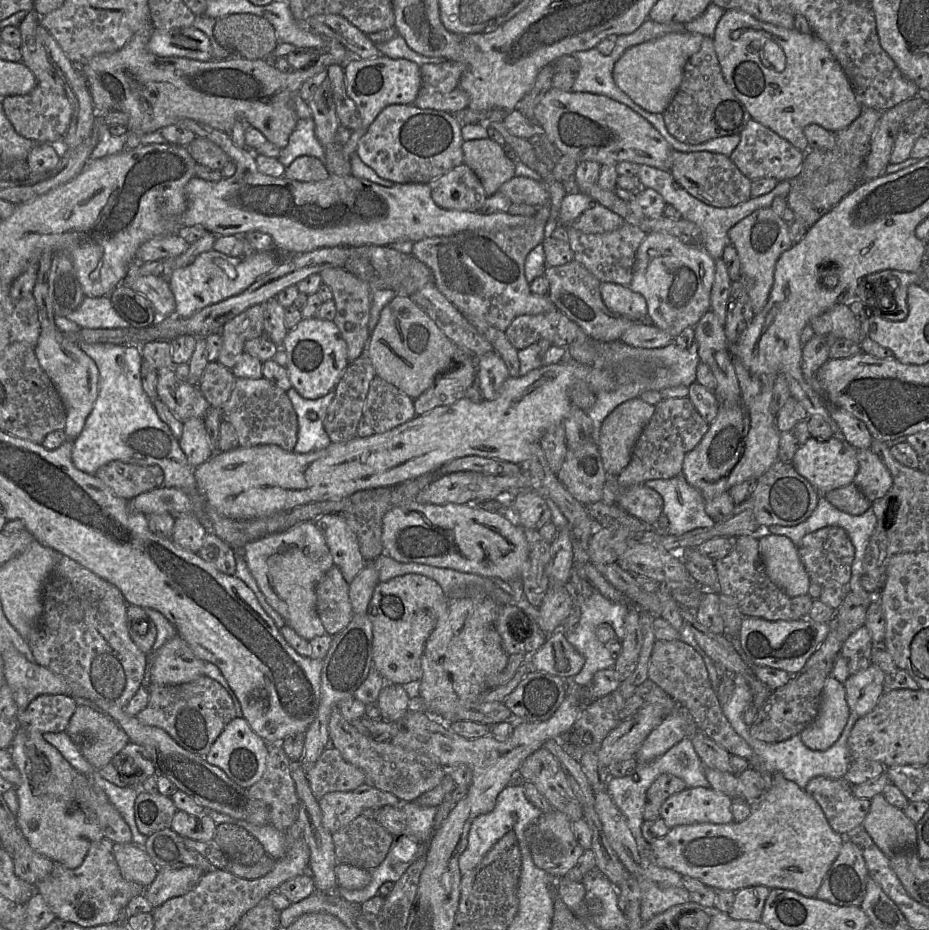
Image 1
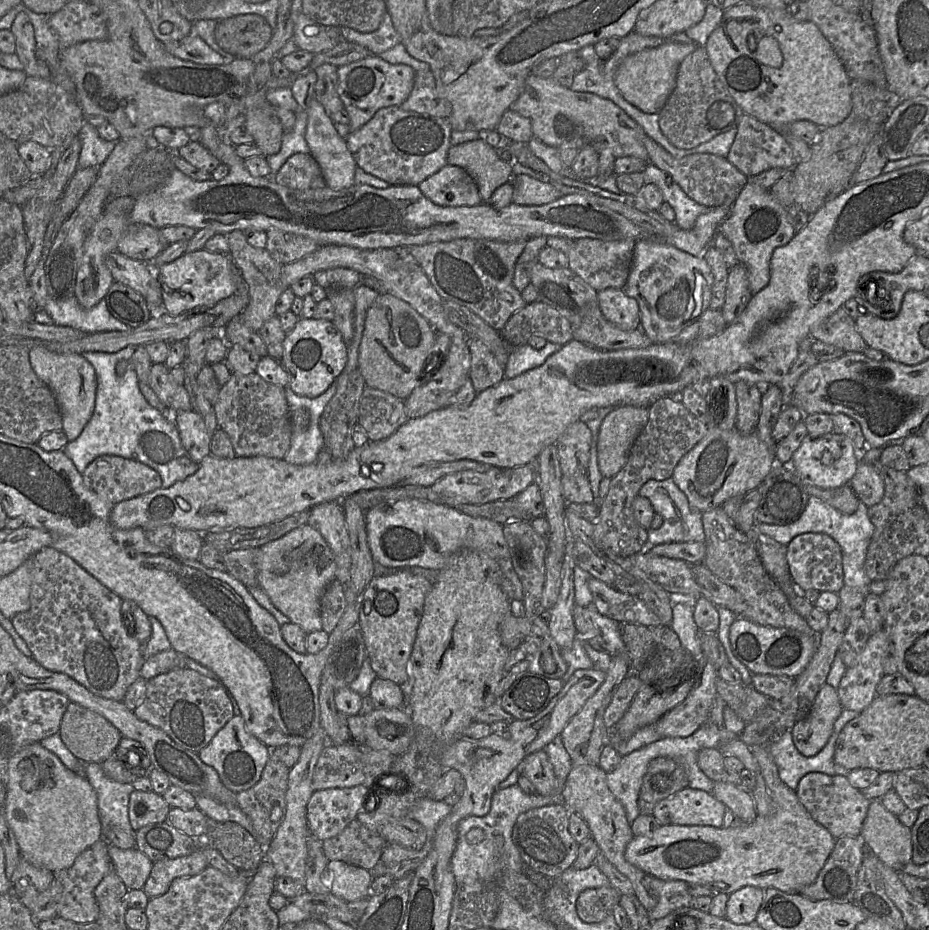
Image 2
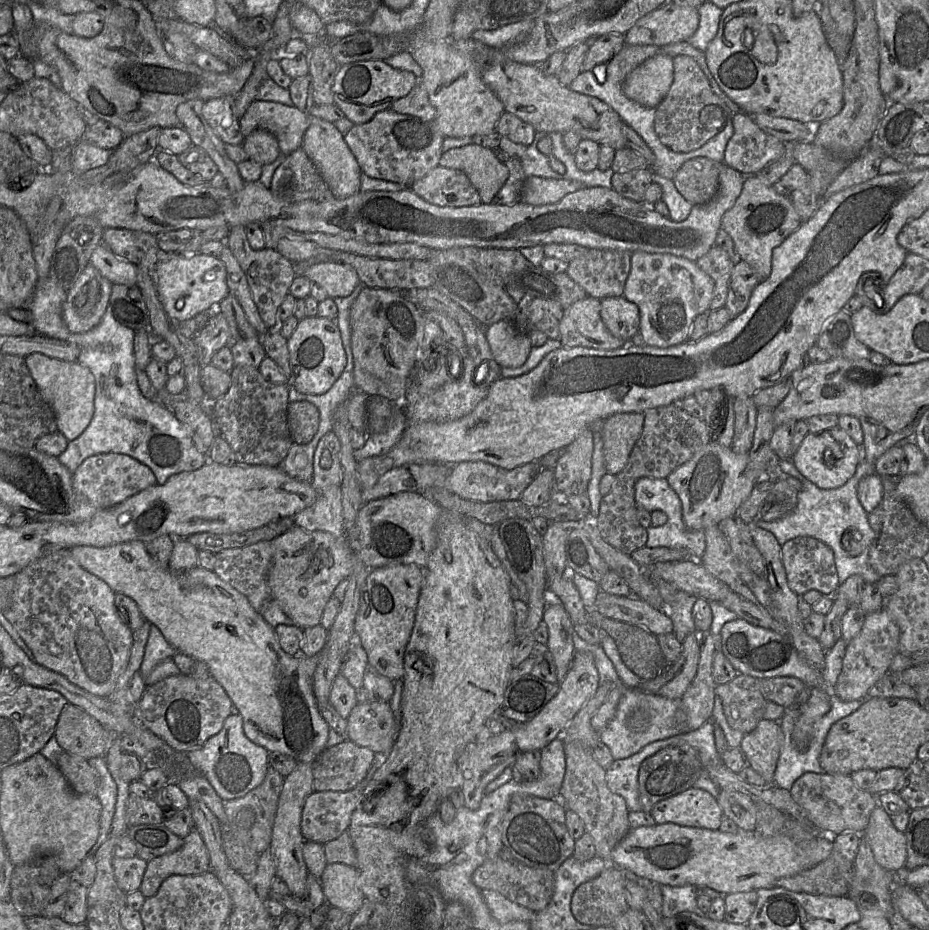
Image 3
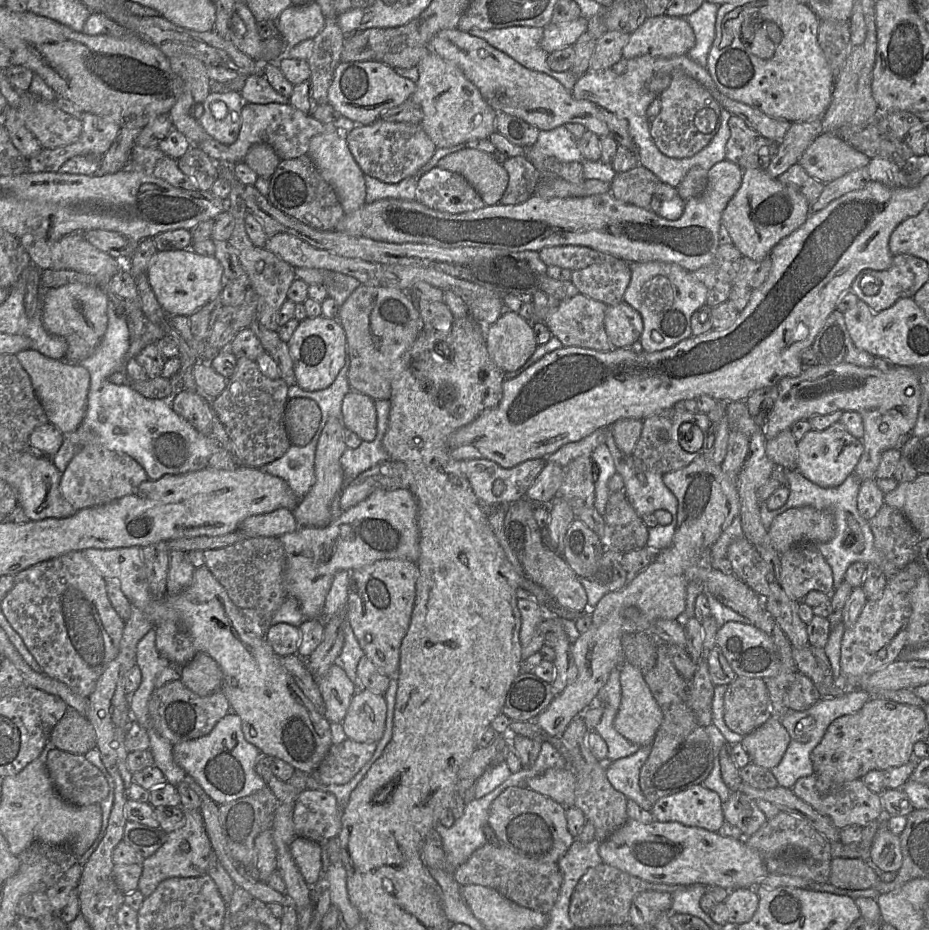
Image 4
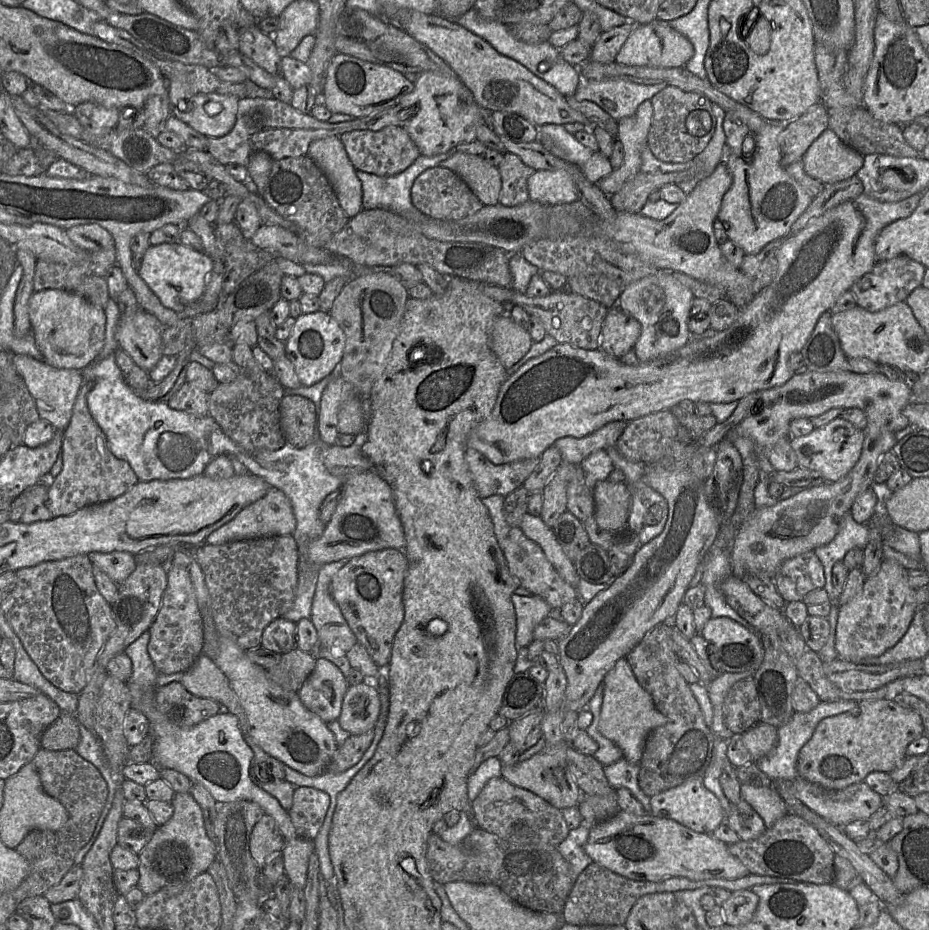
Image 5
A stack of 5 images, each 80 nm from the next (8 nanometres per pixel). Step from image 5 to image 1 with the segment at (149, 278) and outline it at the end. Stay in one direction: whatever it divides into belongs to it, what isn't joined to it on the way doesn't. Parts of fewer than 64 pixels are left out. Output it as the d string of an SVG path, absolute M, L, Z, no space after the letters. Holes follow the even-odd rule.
M274 249L255 252L245 259L233 258L214 250L201 253L190 265L174 270L168 280L176 302L174 315L188 318L207 306L236 296L260 276L273 271L280 262L278 253Z

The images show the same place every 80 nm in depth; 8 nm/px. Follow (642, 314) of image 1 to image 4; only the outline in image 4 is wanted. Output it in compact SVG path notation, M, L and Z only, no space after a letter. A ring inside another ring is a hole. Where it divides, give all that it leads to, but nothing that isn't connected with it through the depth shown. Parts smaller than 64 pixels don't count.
M621 301L607 306L604 328L613 348L630 348L640 338L643 321L637 310Z

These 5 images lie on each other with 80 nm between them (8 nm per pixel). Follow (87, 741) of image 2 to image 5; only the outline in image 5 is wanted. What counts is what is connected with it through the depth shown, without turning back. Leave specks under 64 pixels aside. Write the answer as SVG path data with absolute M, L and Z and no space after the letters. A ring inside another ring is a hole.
M62 713L42 734L41 748L45 750L76 749L80 740L80 723L75 714Z

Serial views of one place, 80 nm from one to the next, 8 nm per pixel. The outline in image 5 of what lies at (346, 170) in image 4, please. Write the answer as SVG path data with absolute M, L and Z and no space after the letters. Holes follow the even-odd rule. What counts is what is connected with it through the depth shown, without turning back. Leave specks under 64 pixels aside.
M338 136L311 142L307 155L330 182L338 202L350 219L362 208L362 185Z

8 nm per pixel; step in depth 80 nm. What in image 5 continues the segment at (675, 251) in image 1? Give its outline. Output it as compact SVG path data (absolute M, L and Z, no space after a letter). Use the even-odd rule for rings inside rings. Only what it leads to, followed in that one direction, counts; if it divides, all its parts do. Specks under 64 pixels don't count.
M659 269L649 276L629 283L617 301L616 306L619 309L641 324L641 334L633 347L639 362L647 362L670 353L691 339L687 320L695 296L674 277L673 272Z

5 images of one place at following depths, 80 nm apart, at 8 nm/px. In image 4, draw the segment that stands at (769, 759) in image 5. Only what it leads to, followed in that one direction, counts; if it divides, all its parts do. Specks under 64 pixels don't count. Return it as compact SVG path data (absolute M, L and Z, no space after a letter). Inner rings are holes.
M852 690L834 698L821 698L803 711L788 709L780 722L790 736L790 742L780 763L770 771L778 786L791 789L796 781L814 773L811 752L821 742L828 726L836 718L857 712L870 699L870 694L862 690Z

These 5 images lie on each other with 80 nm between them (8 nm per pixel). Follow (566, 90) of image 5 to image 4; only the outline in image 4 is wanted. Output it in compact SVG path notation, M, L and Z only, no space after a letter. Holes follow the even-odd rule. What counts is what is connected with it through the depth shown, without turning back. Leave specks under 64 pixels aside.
M516 26L501 29L480 30L472 28L468 33L481 38L496 49L509 55L524 67L548 74L572 92L578 77L570 70L552 71L547 58L549 53L541 47L543 28Z

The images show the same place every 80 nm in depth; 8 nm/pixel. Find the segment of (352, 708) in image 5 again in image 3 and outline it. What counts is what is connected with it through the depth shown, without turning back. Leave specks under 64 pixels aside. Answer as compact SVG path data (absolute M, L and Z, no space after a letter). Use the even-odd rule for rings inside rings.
M359 702L347 718L346 738L375 753L388 754L399 731L399 722L388 702Z

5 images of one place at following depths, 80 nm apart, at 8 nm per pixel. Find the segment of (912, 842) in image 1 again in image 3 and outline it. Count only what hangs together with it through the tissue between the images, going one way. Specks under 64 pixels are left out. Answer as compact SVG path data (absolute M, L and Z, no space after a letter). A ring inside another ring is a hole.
M880 805L872 811L863 836L870 844L875 861L881 867L892 873L905 868L905 833L895 828L891 816Z

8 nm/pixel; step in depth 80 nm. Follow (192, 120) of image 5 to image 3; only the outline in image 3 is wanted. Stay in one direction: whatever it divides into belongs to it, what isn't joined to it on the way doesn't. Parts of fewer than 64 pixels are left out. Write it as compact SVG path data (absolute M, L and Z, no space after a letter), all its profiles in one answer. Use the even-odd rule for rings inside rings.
M229 95L206 101L201 115L224 144L242 145L245 137L241 133L240 120L233 113L234 98Z

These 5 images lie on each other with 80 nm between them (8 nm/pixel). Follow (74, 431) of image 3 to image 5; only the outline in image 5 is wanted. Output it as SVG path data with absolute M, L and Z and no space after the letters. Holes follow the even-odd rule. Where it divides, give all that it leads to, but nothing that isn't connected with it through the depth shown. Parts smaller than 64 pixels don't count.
M14 354L12 362L36 402L40 419L64 431L72 418L76 397L84 381L82 370L58 369L24 354Z

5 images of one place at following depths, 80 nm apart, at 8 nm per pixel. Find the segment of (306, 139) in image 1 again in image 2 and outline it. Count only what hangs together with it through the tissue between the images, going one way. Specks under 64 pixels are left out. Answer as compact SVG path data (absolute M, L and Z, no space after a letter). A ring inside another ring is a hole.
M307 111L296 113L296 121L293 129L284 133L281 150L275 155L266 157L271 170L270 174L266 177L273 179L279 169L293 154L309 154L309 147L305 140L307 121Z

